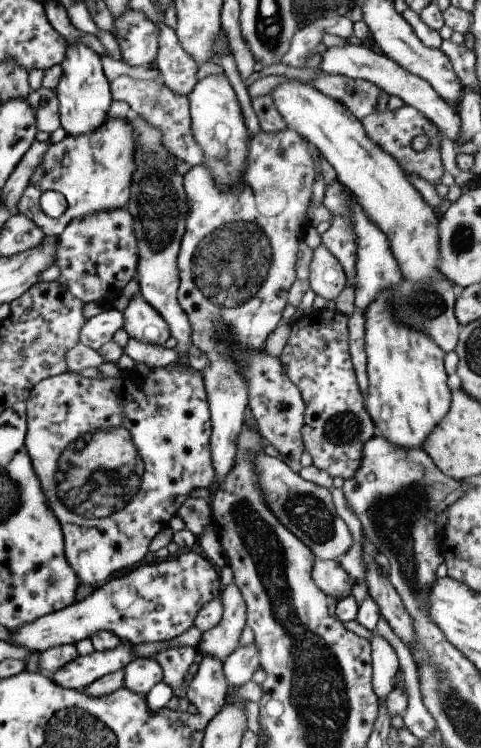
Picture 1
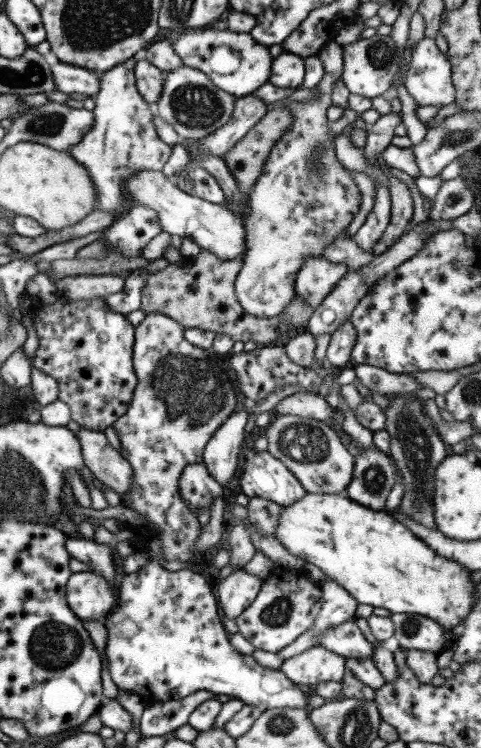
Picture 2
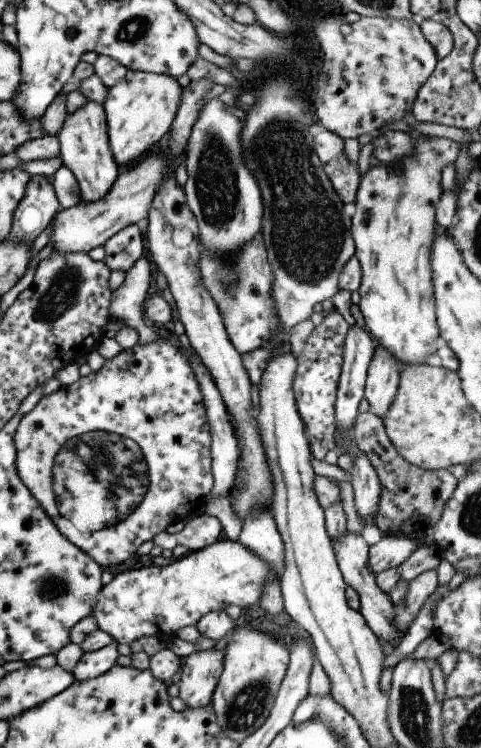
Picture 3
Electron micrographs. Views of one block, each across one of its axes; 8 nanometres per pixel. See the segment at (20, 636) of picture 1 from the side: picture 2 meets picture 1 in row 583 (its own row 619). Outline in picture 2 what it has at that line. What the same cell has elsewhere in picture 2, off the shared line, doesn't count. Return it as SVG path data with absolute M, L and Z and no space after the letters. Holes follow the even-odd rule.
M149 558L139 570L123 576L118 588L118 600L106 615L104 626L107 630L105 657L108 659L111 681L118 690L155 702L179 700L204 690L223 700L241 700L243 704L260 707L262 711L271 708L312 709L307 694L301 692L278 669L264 668L250 655L237 653L229 645L226 630L220 624L218 604L201 573L187 568L170 572Z

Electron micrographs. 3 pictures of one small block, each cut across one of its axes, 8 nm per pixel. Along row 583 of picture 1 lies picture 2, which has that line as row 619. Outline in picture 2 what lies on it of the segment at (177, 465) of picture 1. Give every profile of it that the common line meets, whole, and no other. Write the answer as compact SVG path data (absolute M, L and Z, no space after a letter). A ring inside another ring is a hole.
M97 572L71 573L65 585L67 607L81 622L104 622L115 605L109 583Z

